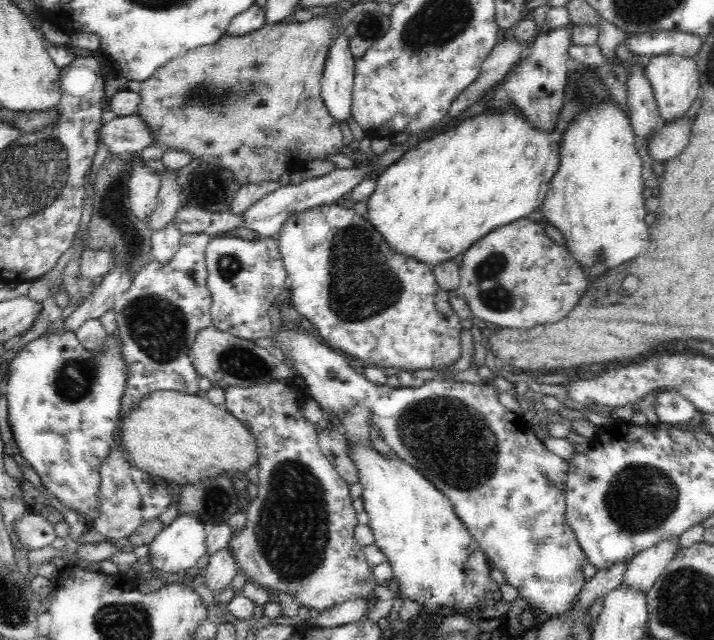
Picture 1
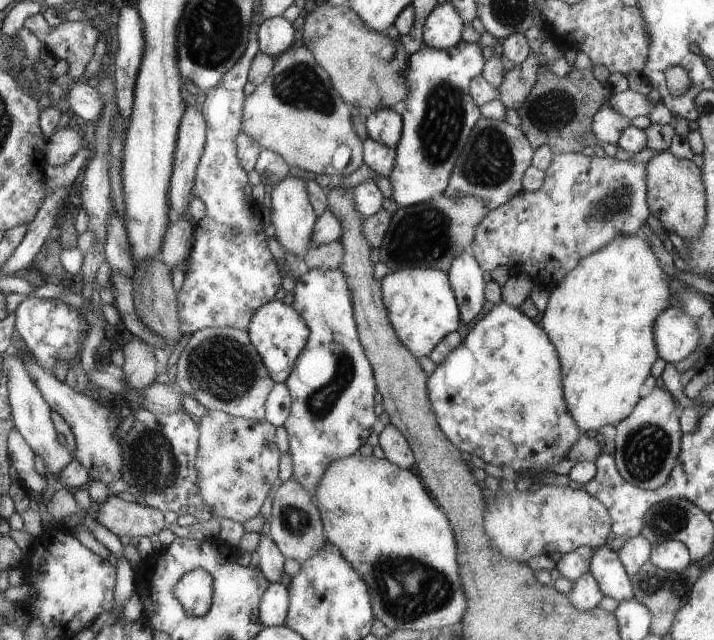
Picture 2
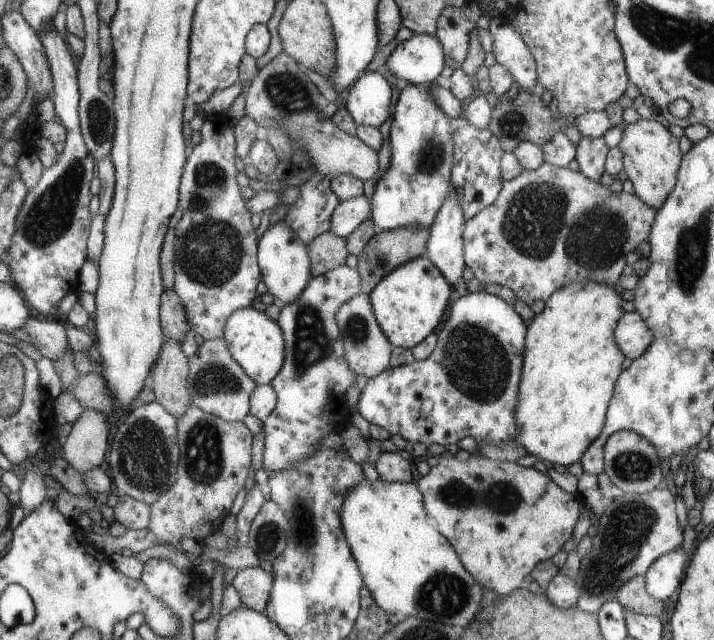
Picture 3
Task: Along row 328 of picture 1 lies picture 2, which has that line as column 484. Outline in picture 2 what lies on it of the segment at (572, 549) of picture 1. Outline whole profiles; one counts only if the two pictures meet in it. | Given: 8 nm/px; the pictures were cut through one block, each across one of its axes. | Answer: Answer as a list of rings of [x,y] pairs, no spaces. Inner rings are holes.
[[[466,247],[457,256],[446,272],[459,304],[462,324],[469,324],[475,320],[475,316],[481,312],[481,306],[485,302],[483,298],[483,284],[480,266],[477,266],[476,258]]]

